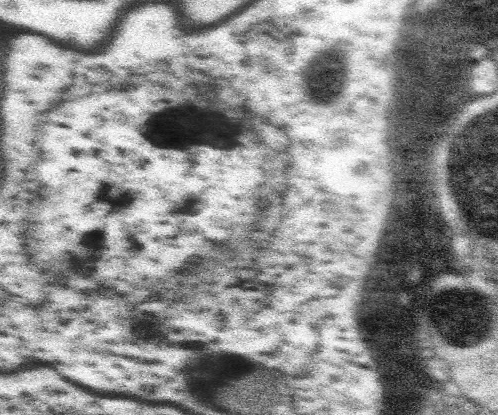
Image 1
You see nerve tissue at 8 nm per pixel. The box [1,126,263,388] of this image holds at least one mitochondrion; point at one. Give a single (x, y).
(92, 243)

